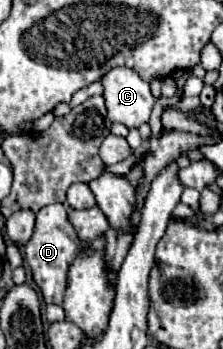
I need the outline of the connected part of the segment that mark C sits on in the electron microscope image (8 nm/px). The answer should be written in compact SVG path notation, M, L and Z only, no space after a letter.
M110 70L110 74L102 78L102 86L108 118L112 122L138 128L150 120L154 96L150 94L148 82L134 74L134 70Z

